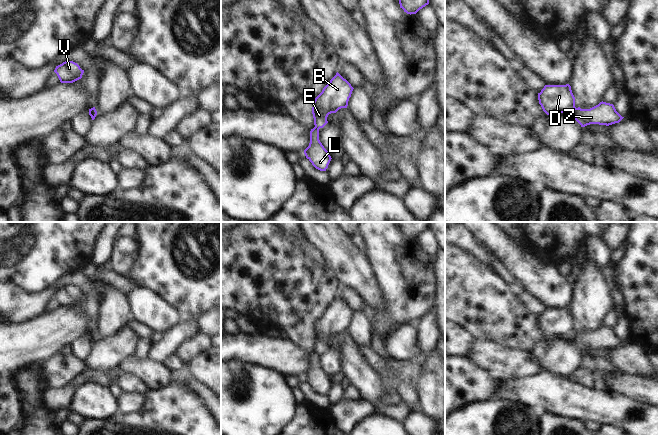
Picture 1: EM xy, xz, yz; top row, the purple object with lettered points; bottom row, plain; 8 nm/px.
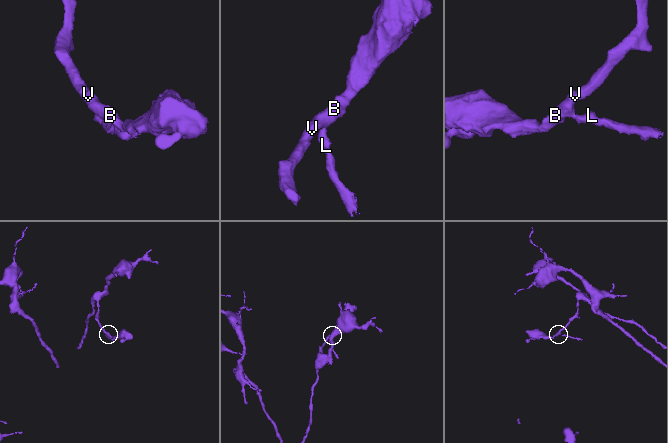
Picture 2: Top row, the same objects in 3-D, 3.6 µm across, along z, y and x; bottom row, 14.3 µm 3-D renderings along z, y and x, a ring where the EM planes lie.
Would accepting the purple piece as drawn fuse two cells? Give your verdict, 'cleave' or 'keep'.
cleave

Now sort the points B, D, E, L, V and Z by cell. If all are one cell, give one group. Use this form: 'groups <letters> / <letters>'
groups B D E V / L Z

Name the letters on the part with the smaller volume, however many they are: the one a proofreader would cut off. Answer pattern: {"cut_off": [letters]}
{"cut_off": ["L", "Z"]}

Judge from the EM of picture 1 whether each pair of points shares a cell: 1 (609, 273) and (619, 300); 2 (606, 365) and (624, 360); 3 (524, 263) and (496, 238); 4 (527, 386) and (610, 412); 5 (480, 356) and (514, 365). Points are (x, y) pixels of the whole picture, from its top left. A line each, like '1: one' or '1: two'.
1: one
2: two
3: one
4: one
5: one

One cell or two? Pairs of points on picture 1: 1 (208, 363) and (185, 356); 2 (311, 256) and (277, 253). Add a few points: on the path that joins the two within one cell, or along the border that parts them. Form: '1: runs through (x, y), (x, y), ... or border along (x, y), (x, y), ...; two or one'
1: border along (210, 346), (200, 352), (186, 365); two
2: runs through (303, 256), (285, 256); one

